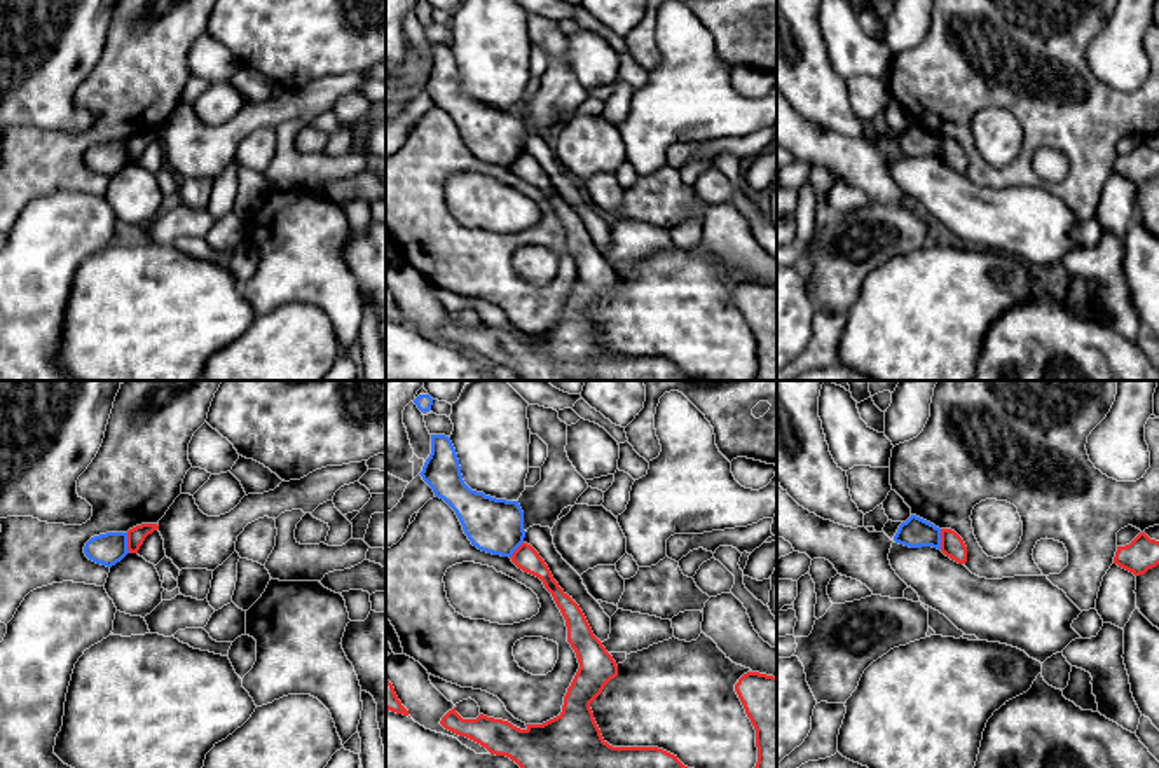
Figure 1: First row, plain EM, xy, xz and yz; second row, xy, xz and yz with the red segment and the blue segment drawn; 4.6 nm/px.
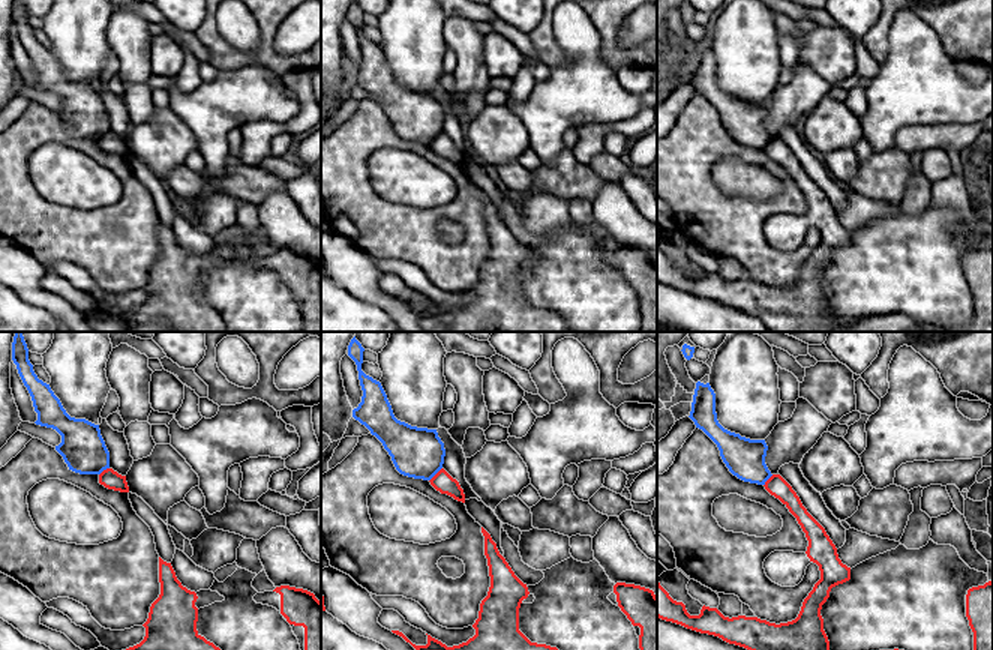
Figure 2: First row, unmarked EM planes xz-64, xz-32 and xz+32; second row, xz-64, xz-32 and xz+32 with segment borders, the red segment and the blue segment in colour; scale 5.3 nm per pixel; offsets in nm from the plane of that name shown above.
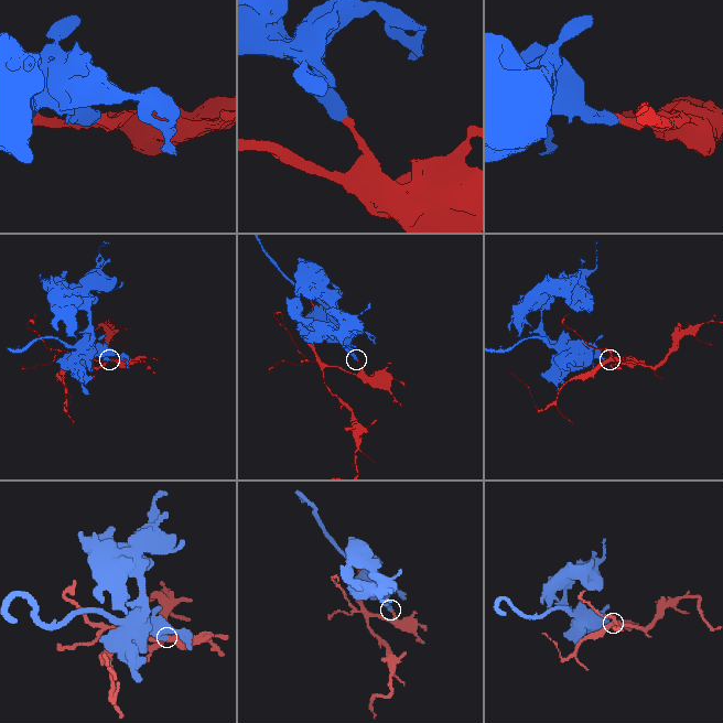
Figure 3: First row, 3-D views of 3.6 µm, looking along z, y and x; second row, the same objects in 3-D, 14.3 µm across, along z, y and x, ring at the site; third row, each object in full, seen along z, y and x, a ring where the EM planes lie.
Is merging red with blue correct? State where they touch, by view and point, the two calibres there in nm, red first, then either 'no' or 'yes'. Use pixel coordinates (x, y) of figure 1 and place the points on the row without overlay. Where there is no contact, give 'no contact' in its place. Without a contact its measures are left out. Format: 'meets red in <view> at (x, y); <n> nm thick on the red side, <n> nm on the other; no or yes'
meets red in xy at (128, 152); 80 nm thick on the red side, 150 nm on the other; no

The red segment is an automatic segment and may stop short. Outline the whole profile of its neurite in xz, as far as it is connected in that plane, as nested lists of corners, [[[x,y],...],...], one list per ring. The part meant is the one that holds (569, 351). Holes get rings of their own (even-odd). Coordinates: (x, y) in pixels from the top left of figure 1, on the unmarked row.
[[[522,152],[510,168],[518,178],[543,190],[566,229],[567,251],[580,278],[567,297],[562,321],[543,333],[525,333],[520,339],[483,323],[463,328],[454,316],[440,333],[480,353],[490,363],[510,367],[524,381],[702,381],[684,375],[677,365],[658,356],[613,356],[602,347],[590,312],[618,285],[616,271],[531,154]]]

